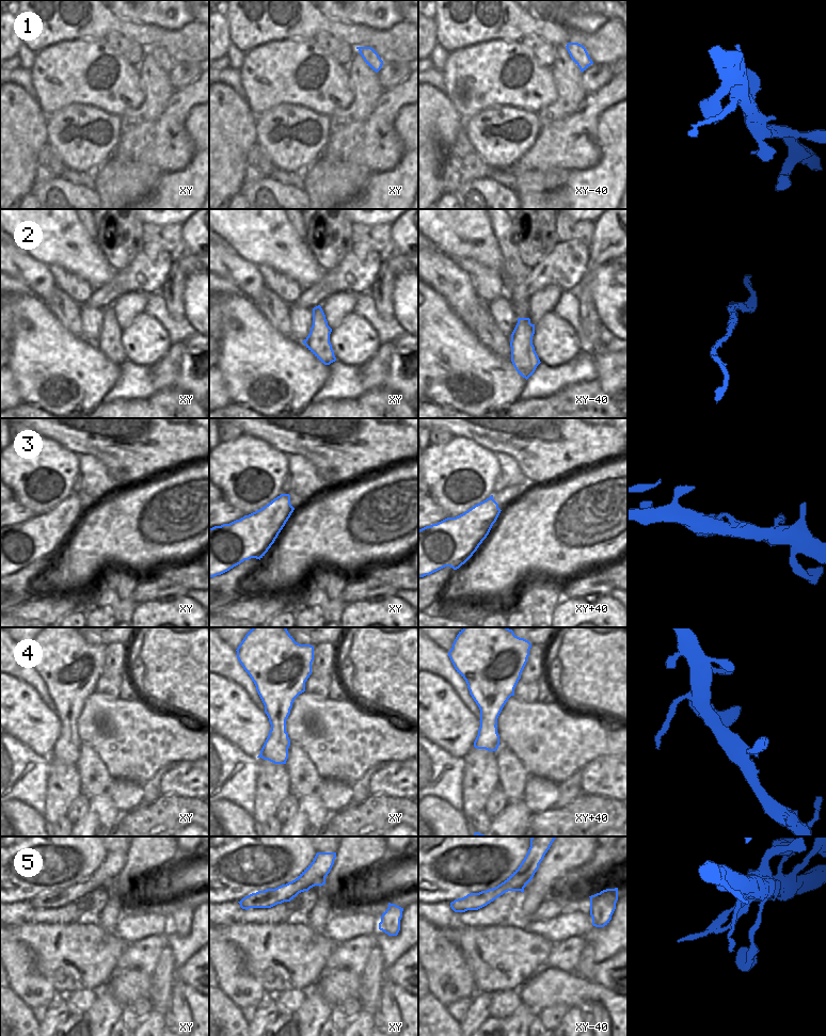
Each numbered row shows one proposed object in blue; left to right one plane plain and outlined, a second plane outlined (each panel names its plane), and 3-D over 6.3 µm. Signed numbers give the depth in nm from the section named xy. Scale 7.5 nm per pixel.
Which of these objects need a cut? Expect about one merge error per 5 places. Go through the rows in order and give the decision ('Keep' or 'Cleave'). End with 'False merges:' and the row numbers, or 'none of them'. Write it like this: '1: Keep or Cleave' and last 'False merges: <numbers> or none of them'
1: Keep
2: Keep
3: Keep
4: Cleave
5: Cleave
False merges: 4, 5

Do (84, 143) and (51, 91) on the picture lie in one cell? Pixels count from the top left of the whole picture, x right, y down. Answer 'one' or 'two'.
two

